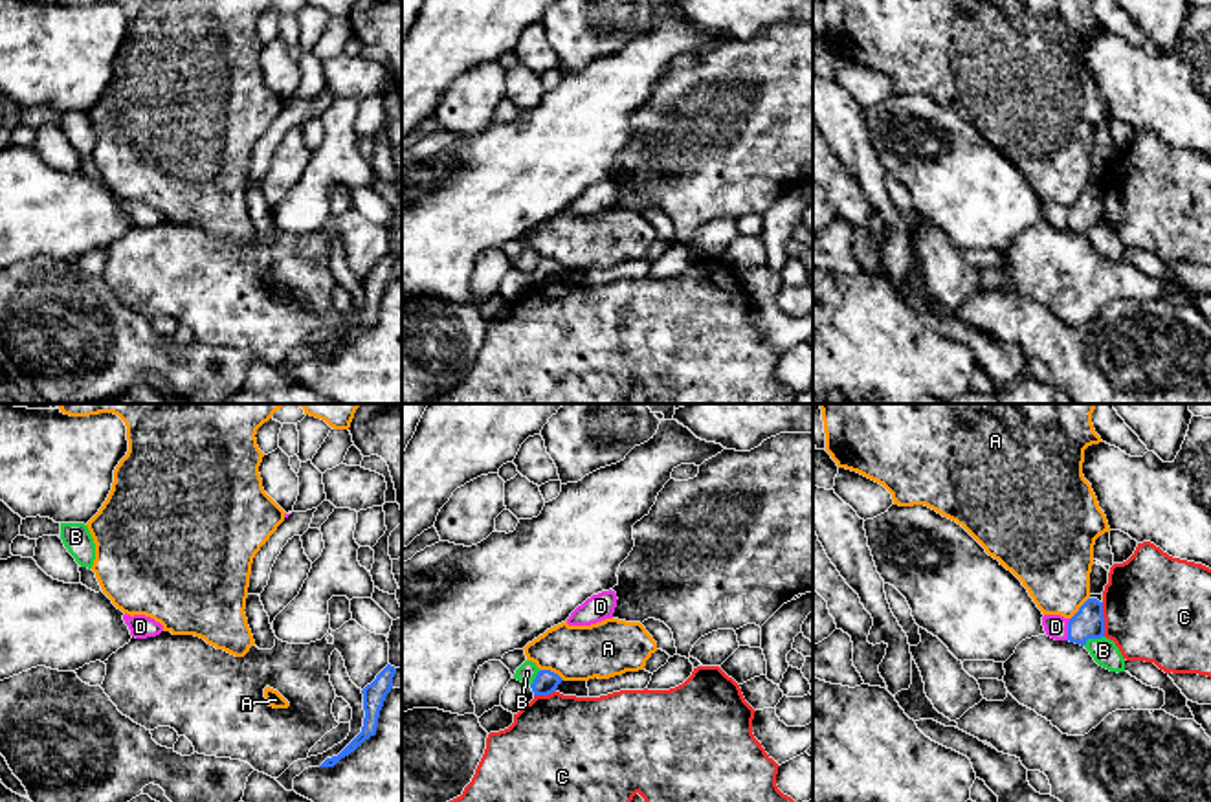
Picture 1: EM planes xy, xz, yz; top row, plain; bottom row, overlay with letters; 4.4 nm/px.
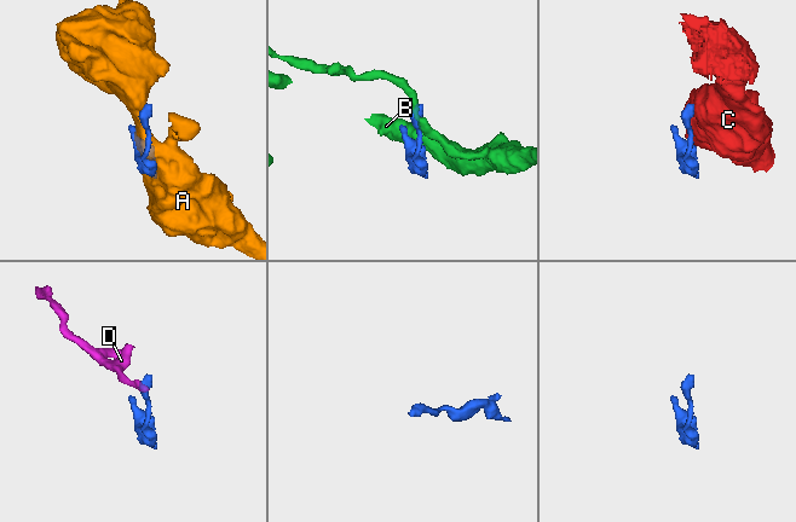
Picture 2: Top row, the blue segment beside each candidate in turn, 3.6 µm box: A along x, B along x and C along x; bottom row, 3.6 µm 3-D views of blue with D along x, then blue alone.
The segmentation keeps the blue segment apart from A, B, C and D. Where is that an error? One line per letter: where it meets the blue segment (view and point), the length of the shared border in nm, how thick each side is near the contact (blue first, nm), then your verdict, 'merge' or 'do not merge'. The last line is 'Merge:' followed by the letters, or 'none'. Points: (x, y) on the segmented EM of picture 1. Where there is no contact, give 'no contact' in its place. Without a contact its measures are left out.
A: xz (553, 672) | 120 nm | 100/240 nm | do not merge
B: yz (1092, 637) | 100 nm | 140/120 nm | do not merge
C: yz (1103, 619) | 150 nm | 140/480 nm | do not merge
D: yz (1068, 630) | 100 nm | 140/110 nm | do not merge
Merge: none

